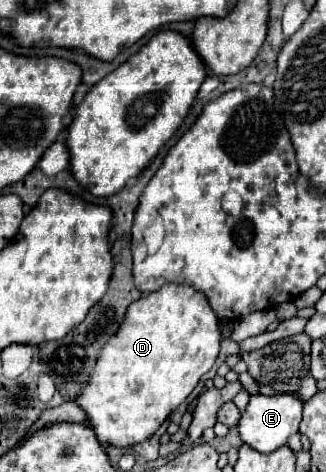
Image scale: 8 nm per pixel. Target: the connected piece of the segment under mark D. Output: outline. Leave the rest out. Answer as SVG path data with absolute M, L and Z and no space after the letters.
M167 282L157 292L135 300L125 314L123 324L99 352L99 362L89 384L79 394L77 404L87 412L89 426L97 432L99 442L113 446L133 446L147 440L167 420L167 416L193 392L203 374L207 374L221 350L219 318L209 300L189 284Z

